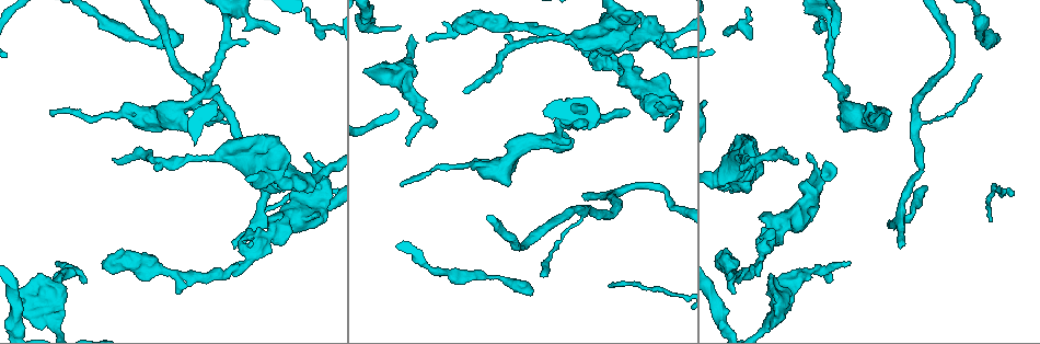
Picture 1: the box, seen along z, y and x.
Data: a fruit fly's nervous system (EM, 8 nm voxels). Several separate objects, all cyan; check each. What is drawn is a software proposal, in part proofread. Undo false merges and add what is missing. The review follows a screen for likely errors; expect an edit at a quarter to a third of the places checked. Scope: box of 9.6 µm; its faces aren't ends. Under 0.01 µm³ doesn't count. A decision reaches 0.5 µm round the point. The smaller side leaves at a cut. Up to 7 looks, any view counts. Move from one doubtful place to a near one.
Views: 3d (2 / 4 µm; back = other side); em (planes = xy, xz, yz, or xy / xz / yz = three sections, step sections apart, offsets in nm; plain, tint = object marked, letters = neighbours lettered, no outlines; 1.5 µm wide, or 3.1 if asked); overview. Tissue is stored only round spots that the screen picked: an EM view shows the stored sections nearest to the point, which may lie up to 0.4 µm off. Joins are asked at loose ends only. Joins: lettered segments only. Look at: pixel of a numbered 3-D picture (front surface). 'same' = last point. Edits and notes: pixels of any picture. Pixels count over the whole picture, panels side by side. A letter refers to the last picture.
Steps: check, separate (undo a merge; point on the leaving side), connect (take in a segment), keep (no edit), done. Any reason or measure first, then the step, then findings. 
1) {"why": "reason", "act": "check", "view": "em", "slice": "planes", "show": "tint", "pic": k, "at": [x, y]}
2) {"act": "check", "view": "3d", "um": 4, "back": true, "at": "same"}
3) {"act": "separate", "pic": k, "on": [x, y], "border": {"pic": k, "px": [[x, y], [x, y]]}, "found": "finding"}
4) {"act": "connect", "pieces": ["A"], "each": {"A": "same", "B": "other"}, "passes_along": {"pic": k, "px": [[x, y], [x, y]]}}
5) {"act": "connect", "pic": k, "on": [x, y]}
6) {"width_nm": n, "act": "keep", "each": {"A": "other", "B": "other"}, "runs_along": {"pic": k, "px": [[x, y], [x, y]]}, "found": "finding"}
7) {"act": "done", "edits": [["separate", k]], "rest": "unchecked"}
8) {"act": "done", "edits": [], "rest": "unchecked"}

{"why": "closes a loop", "act": "check", "view": "3d", "um": 2, "pic": 1, "at": [817, 174]}

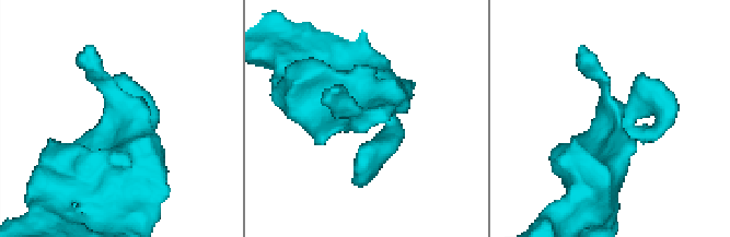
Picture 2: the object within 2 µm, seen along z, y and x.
{"act": "check", "view": "em", "slice": "xz", "step": 4, "show": "letters", "pic": 2, "at": [136, 118]}

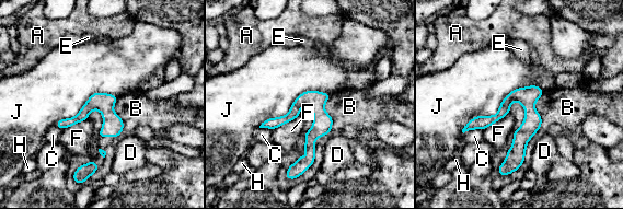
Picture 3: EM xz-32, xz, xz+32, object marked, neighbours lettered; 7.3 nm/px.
{"act": "keep", "each": {"A": "other", "B": "other", "C": "other", "D": "other", "E": "other", "F": "other", "H": "other", "J": "other"}, "runs_along": {"pic": 3, "px": [[533, 88], [529, 127], [512, 167]]}, "found": "one cell here"}

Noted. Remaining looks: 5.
{"why": "free end", "act": "check", "view": "em", "slice": "xy", "step": 8, "show": "letters", "pic": 1, "at": [664, 29]}

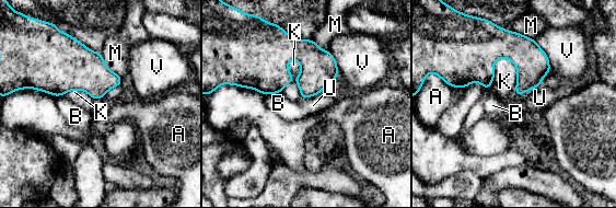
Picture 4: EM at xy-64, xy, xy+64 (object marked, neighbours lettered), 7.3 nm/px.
{"act": "check", "view": "em", "slice": "planes", "show": "letters", "at": "same"}

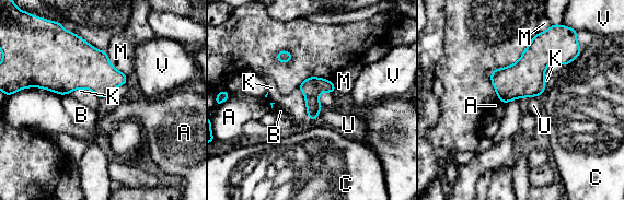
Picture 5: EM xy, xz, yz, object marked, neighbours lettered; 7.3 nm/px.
{"act": "keep", "each": {"A": "other", "B": "other", "C": "other", "K": "other", "M": "other", "U": "other", "V": "other"}, "border": {"pic": 5, "px": [[106, 53], [108, 61], [127, 78]]}, "found": "no lettered segment goes on from it"}

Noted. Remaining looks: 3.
{"why": "an open end", "act": "check", "view": "em", "slice": "xy", "step": 8, "show": "tint", "pic": 1, "at": [804, 10]}

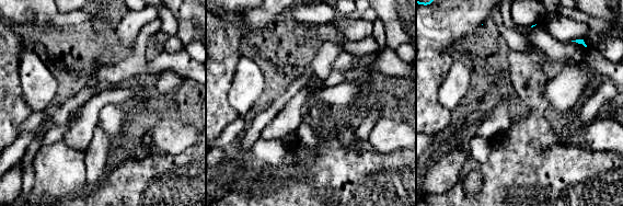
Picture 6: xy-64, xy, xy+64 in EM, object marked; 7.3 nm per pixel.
{"act": "check", "view": "em", "slice": "planes", "show": "letters", "at": "same"}

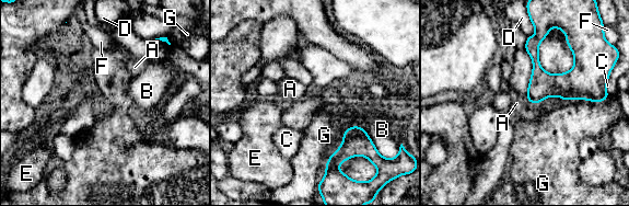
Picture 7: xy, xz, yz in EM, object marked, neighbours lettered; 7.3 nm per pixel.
{"act": "keep", "each": {"A": "other", "B": "other", "C": "other", "D": "other", "E": "other", "F": "other", "G": "other"}, "border": {"pic": 7, "px": [[360, 126], [345, 130], [325, 163]]}, "found": "no lettered segment goes on from it"}

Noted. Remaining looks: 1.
{"act": "done", "edits": [], "rest": "unchecked"}

